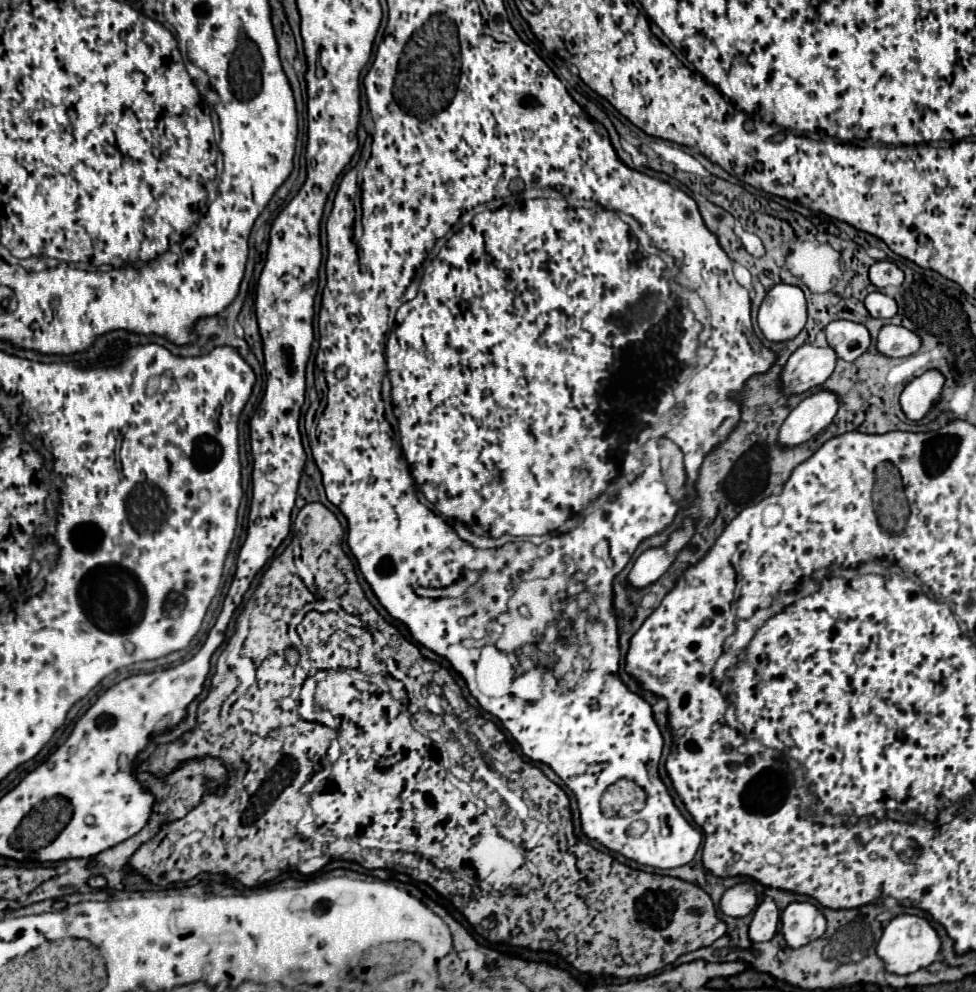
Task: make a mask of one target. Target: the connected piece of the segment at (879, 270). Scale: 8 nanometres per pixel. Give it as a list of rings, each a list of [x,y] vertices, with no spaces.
[[[874,262],[870,266],[870,282],[880,290],[886,286],[900,286],[904,282],[904,272],[892,262]]]

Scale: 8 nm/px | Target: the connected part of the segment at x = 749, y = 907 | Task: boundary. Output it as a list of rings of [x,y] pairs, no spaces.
[[[736,884],[724,892],[724,896],[720,900],[720,910],[726,916],[742,918],[742,916],[748,916],[750,912],[754,912],[756,904],[758,904],[758,898],[756,898],[754,888],[750,884]]]

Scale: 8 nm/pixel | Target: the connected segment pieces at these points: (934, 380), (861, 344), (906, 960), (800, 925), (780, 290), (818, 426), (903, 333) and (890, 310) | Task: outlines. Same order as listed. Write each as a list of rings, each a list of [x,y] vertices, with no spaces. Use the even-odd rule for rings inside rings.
[[[928,370],[922,376],[914,378],[910,384],[906,384],[900,396],[904,414],[910,420],[920,420],[936,402],[936,398],[940,398],[942,384],[944,384],[944,376],[938,370]]]
[[[836,320],[824,328],[828,346],[842,360],[856,360],[870,346],[870,334],[866,326],[850,320]]]
[[[910,914],[896,916],[884,928],[884,934],[876,946],[878,958],[884,962],[886,970],[890,970],[892,974],[912,974],[920,968],[930,966],[936,960],[938,950],[940,950],[940,938],[938,938],[936,930],[924,918],[910,916]]]
[[[792,902],[782,912],[782,934],[790,948],[802,948],[818,940],[826,930],[826,918],[810,902]]]
[[[776,284],[764,298],[758,312],[758,326],[766,340],[794,340],[806,324],[806,298],[798,286]]]
[[[826,390],[804,398],[780,426],[778,446],[794,448],[804,444],[834,420],[838,406],[838,396]]]
[[[894,324],[882,326],[882,330],[878,332],[878,338],[876,338],[876,350],[890,358],[910,356],[910,354],[918,352],[920,344],[922,344],[922,340],[914,332],[910,332],[904,326],[894,326]]]
[[[884,292],[868,294],[866,300],[864,300],[864,306],[866,306],[866,310],[870,312],[872,318],[884,318],[884,320],[890,320],[898,310],[894,298],[886,296]]]

